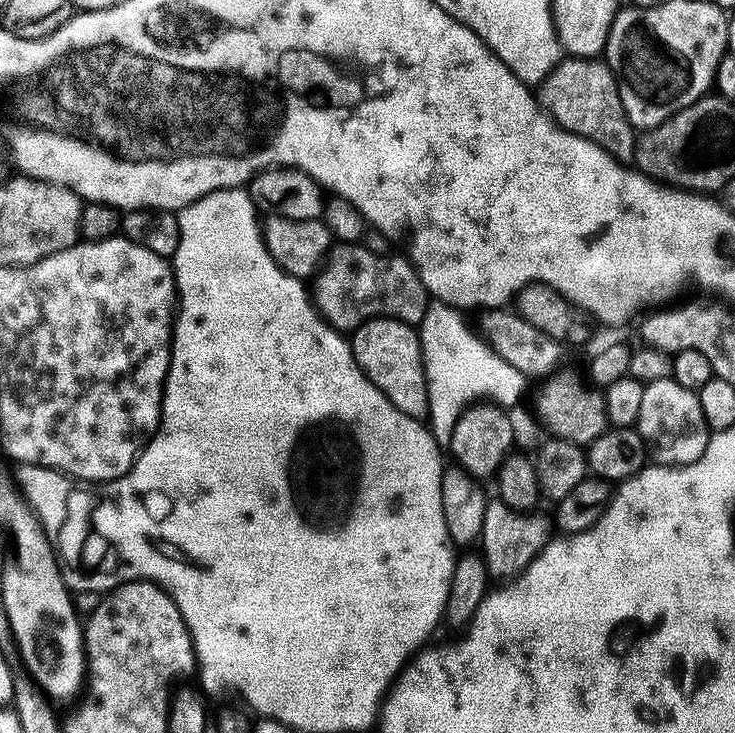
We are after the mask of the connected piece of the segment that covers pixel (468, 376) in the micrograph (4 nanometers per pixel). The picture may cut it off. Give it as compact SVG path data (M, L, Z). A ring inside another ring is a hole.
M439 302L429 303L422 322L418 325L420 333L420 352L424 356L424 373L428 379L428 416L432 436L437 444L447 446L452 437L452 431L456 423L452 416L460 416L456 408L460 408L460 400L468 400L472 392L484 392L488 388L488 380L492 376L500 376L500 372L508 372L504 368L504 360L497 354L491 345L480 348L464 327L469 321L456 320L452 316L452 309L444 312L444 304ZM440 360L440 364L436 364ZM444 360L452 360L452 376L448 376L448 368L444 368Z

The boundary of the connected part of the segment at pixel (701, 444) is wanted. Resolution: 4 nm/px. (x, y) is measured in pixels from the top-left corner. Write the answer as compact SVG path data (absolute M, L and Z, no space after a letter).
M671 378L644 385L642 407L634 427L648 445L649 457L655 463L669 466L698 462L710 435L699 395L686 390L686 386L678 386L678 382Z

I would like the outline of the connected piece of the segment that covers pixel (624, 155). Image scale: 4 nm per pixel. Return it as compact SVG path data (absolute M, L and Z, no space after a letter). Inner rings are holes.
M564 58L538 86L541 108L559 128L594 142L620 164L631 165L636 158L637 129L628 121L616 76L600 58Z

